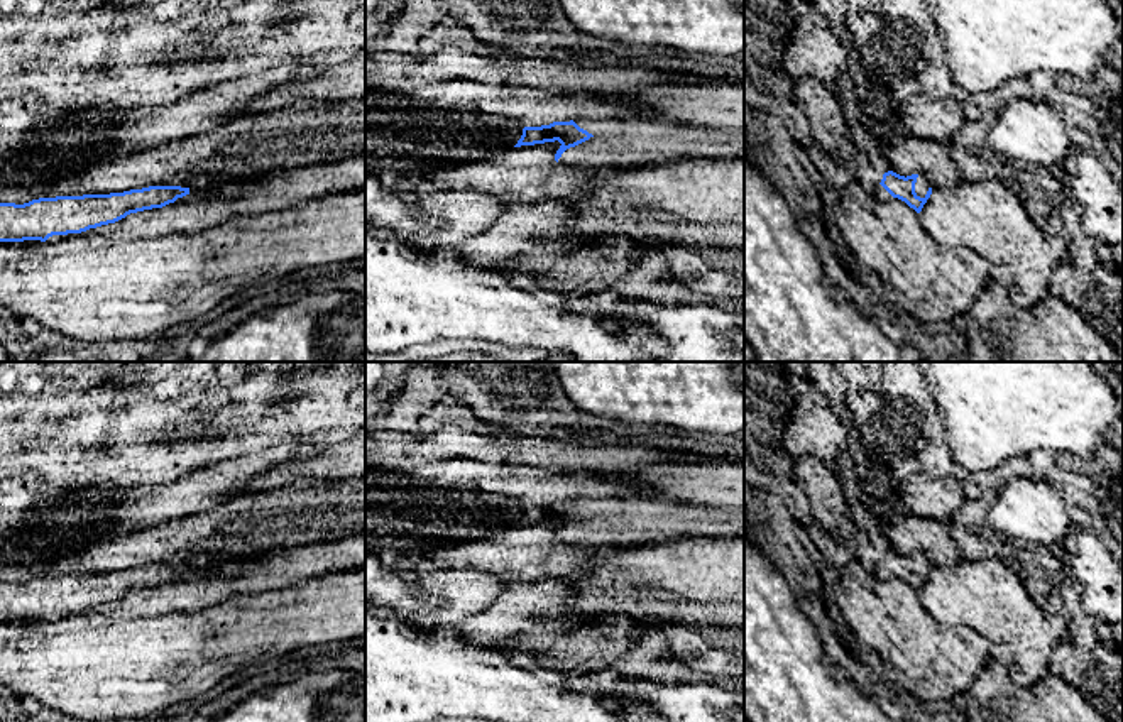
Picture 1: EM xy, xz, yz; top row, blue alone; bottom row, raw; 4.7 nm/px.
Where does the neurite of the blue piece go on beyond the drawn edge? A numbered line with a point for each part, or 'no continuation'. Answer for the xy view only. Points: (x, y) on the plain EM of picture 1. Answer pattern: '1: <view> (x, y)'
1: xy (213, 562)

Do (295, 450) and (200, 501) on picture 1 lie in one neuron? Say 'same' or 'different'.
same

